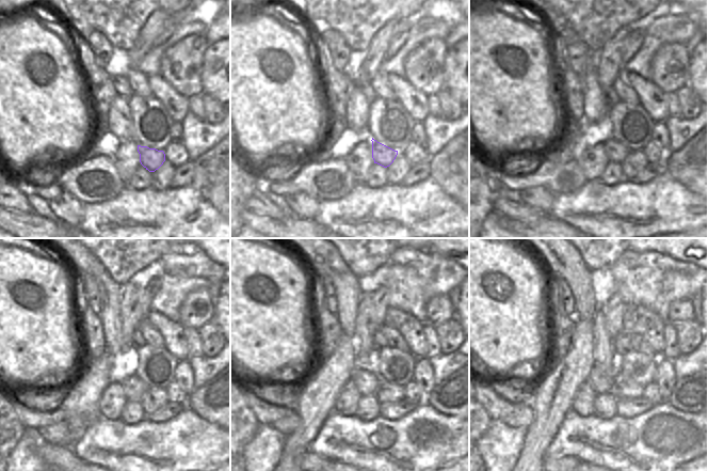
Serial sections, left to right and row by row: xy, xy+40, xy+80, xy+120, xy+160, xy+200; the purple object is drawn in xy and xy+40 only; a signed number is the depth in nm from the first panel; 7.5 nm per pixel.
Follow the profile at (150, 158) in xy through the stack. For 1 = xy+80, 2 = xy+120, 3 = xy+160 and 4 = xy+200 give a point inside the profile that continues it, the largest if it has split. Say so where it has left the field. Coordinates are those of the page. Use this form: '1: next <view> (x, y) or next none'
1: next xy+80 (615, 152)
2: next xy+120 (134, 389)
3: next xy+160 (367, 382)
4: next xy+200 (602, 383)

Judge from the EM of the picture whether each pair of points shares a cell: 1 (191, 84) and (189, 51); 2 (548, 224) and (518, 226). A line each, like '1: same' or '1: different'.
1: same
2: same

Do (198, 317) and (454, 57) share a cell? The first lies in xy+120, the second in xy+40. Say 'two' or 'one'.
two

